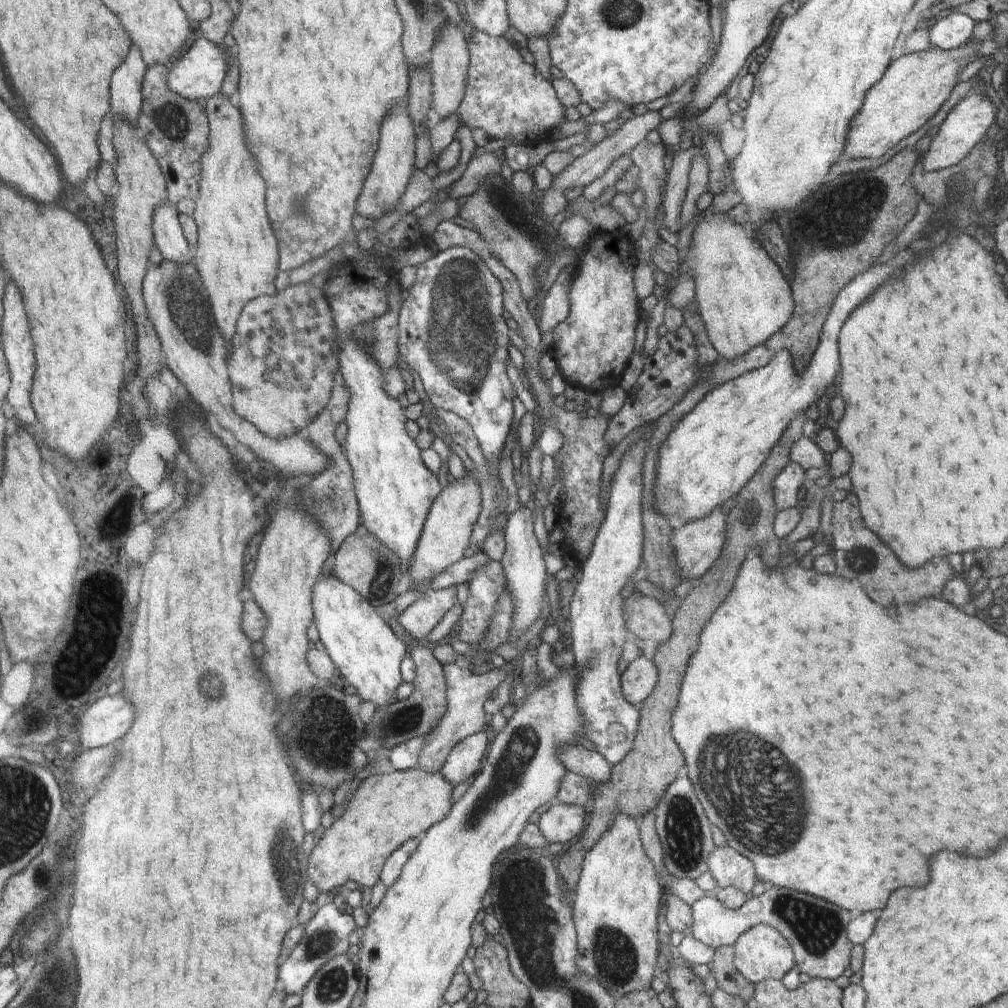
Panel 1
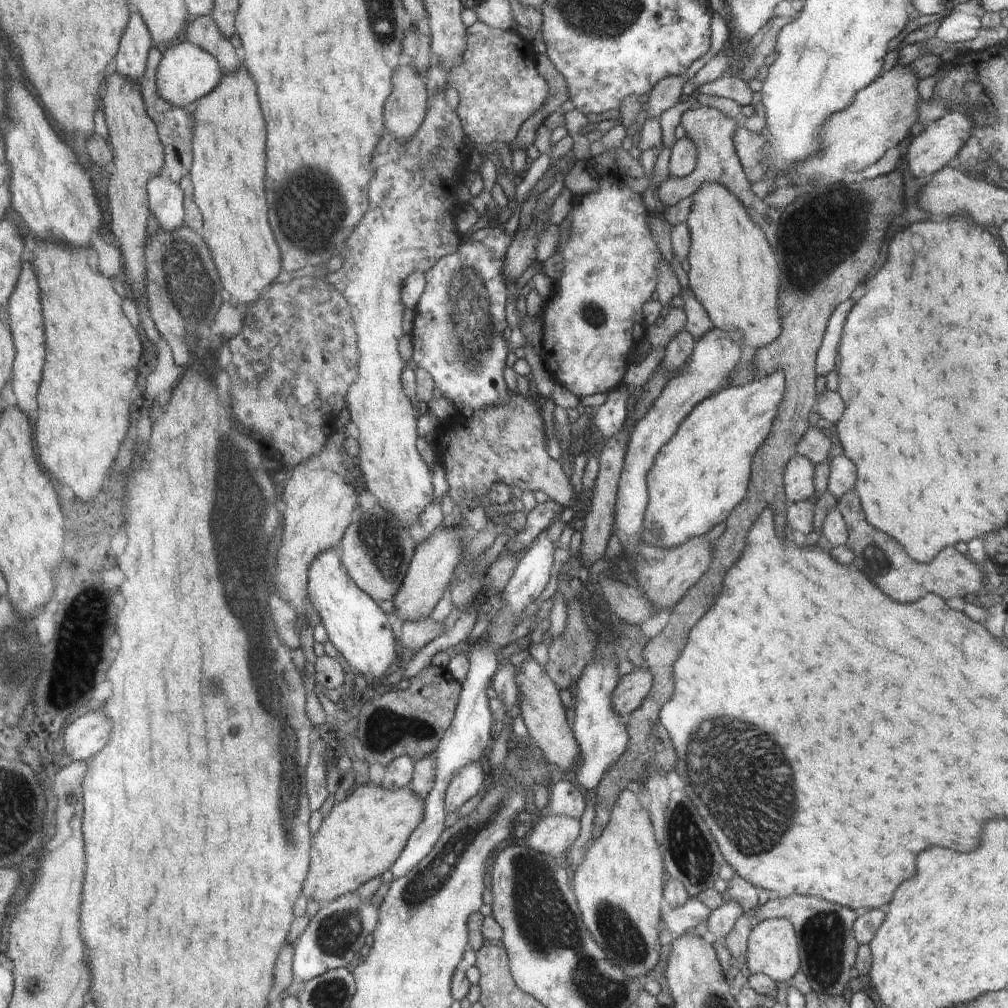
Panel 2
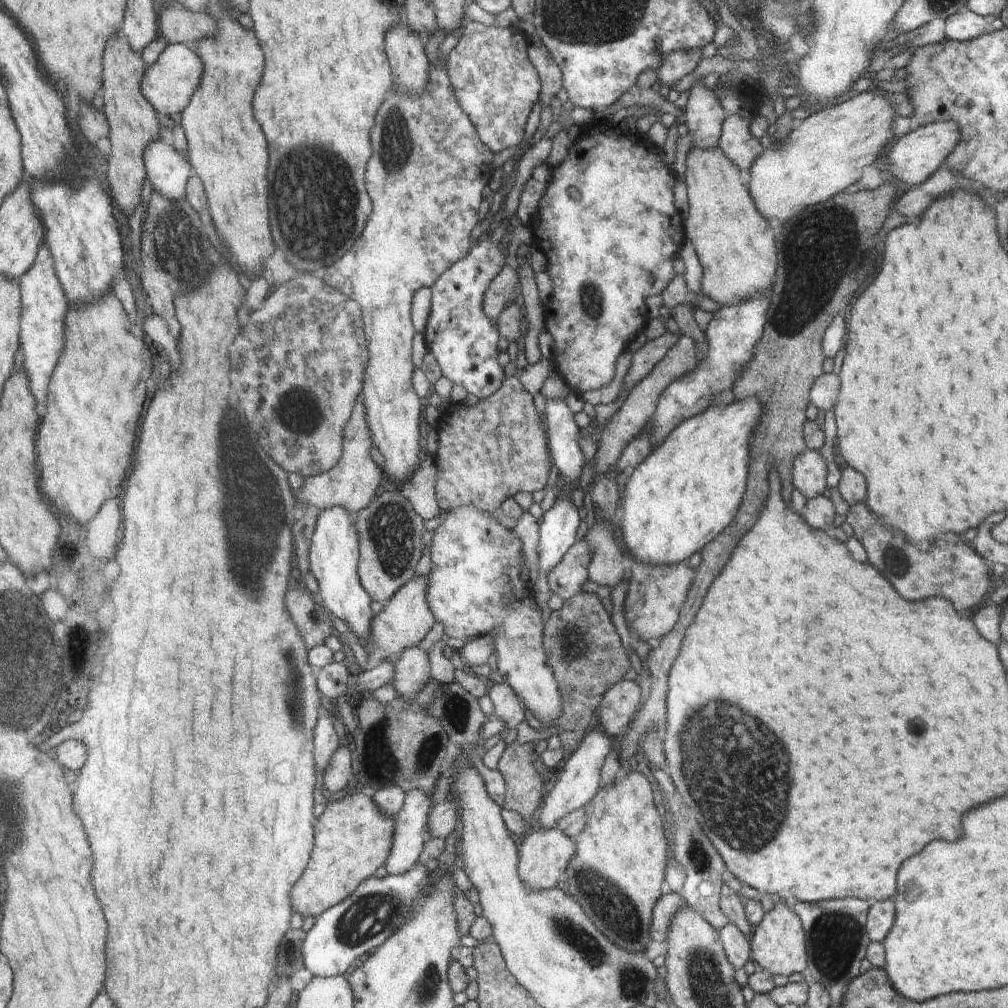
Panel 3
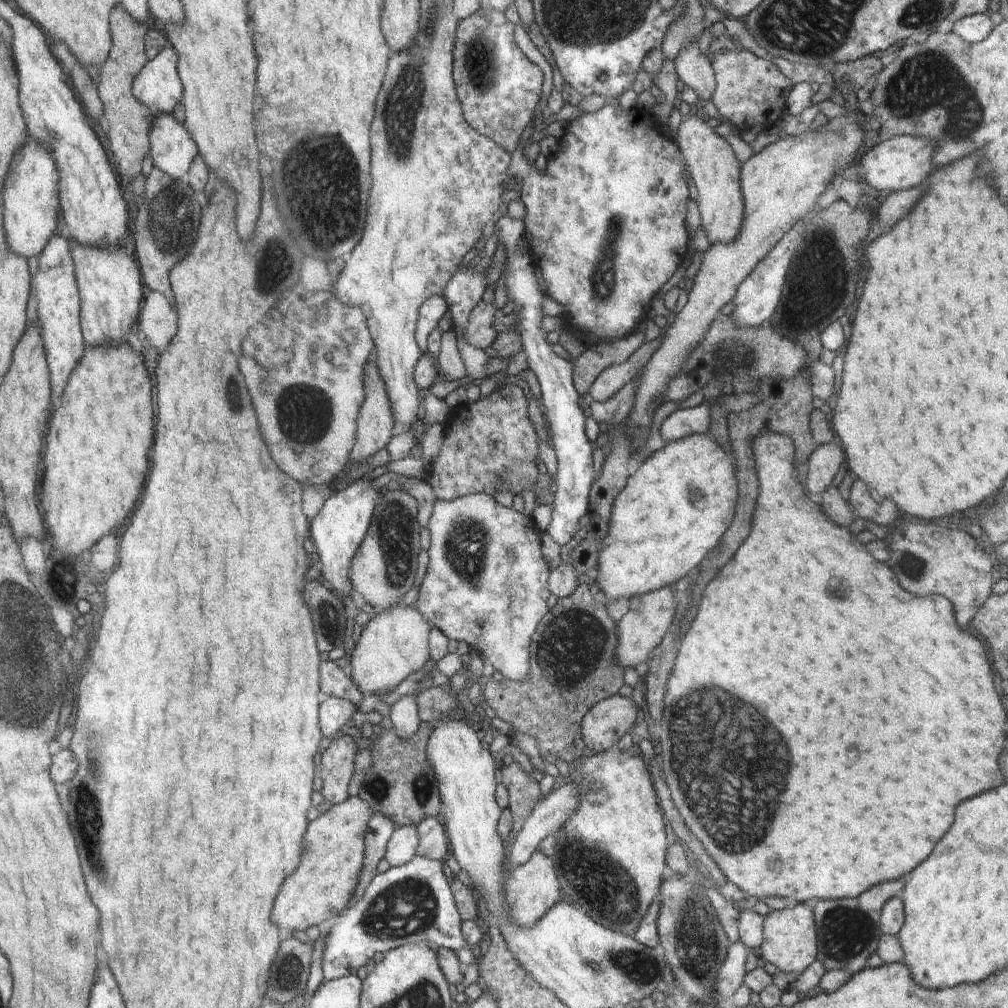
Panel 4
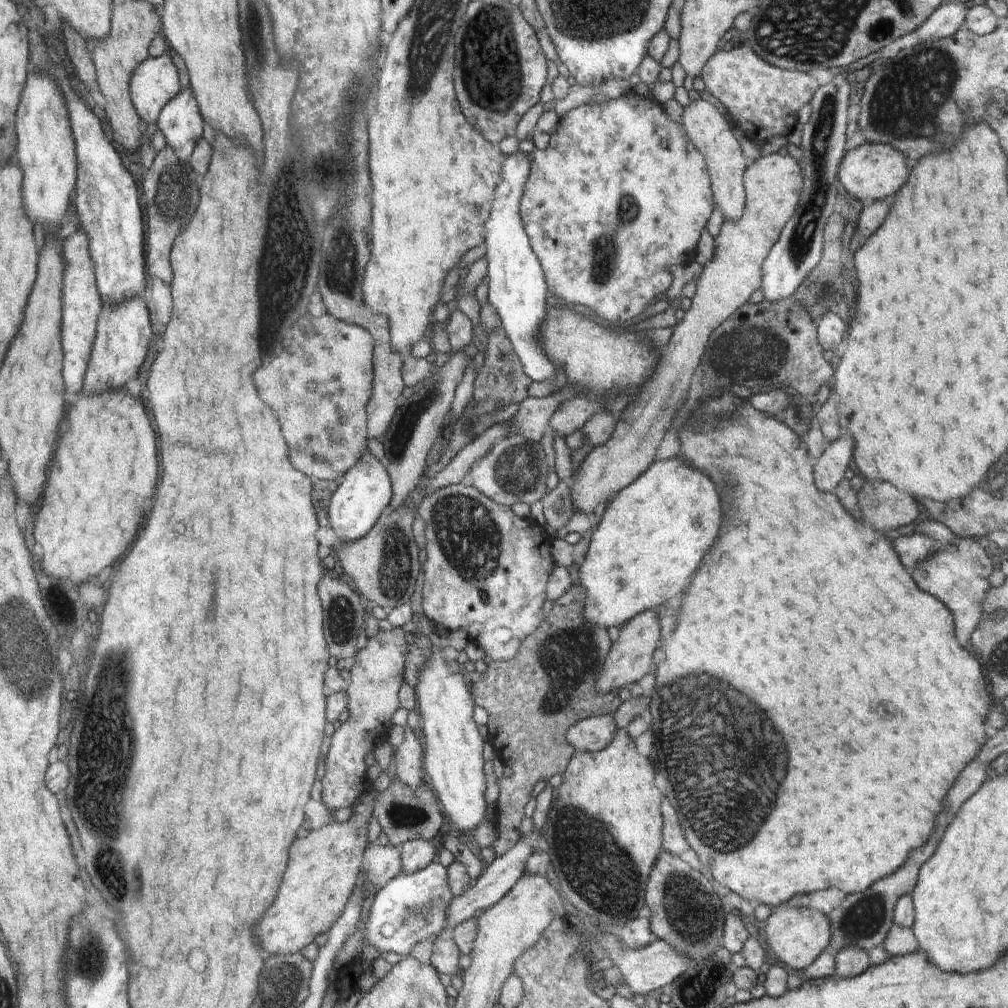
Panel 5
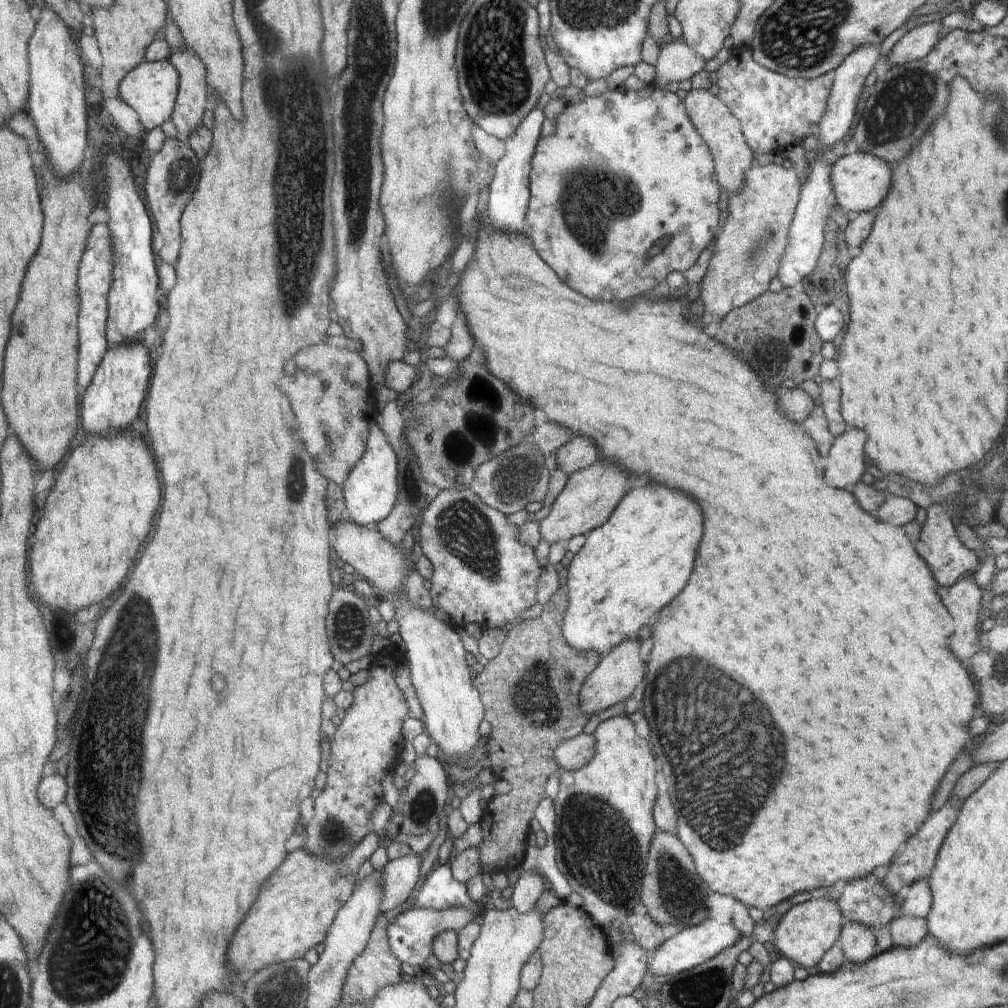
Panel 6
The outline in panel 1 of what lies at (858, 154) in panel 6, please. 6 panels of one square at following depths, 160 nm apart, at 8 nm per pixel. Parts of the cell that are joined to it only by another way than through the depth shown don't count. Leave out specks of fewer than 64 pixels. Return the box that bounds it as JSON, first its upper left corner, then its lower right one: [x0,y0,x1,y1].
[923,88,996,171]

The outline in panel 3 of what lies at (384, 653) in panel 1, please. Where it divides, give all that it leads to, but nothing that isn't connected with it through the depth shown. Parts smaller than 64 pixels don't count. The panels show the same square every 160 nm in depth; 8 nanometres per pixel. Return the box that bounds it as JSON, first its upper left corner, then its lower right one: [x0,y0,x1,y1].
[309,506,373,643]

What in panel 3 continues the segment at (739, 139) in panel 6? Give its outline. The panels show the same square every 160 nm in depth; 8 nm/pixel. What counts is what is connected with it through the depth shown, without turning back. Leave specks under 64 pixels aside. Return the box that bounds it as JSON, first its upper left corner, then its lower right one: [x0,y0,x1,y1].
[685,146,776,307]

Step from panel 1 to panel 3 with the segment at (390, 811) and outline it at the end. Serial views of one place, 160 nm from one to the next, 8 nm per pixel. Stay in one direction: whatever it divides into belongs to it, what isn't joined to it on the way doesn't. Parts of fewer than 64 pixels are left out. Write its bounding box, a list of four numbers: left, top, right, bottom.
[290,792,395,917]

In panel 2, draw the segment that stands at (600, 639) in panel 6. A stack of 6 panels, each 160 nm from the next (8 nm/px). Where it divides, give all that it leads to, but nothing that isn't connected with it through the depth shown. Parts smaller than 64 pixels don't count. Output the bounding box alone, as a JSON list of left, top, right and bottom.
[641,370,785,549]

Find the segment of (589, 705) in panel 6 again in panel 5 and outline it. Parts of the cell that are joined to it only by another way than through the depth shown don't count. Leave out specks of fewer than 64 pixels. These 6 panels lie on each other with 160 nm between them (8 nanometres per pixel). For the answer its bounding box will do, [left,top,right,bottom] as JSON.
[597,610,660,693]

